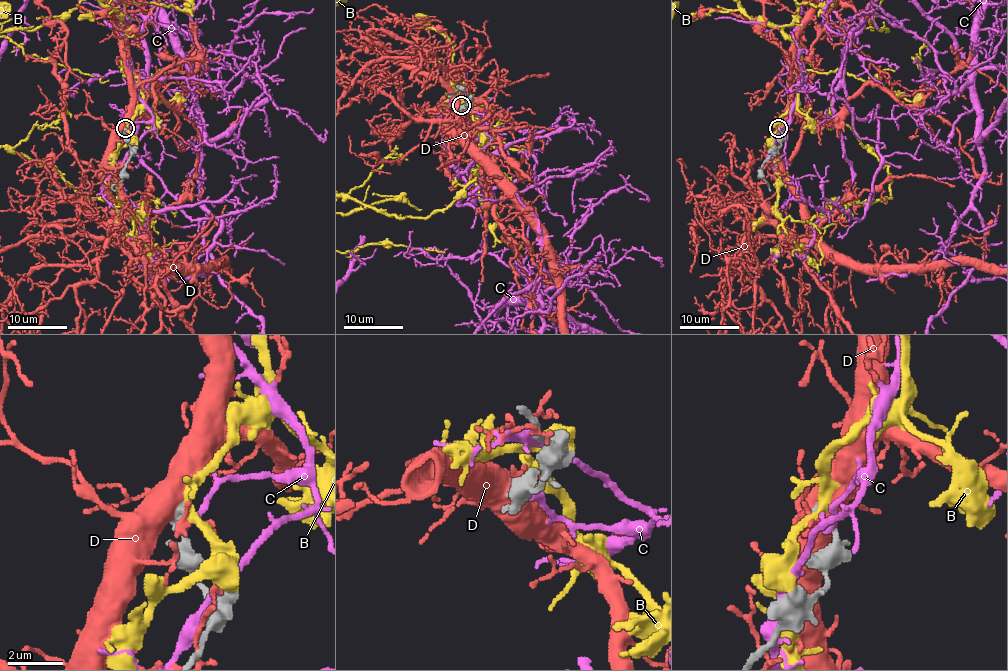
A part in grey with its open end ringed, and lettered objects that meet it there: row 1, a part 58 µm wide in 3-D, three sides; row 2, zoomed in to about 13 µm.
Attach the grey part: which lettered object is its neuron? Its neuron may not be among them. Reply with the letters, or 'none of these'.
none of these

